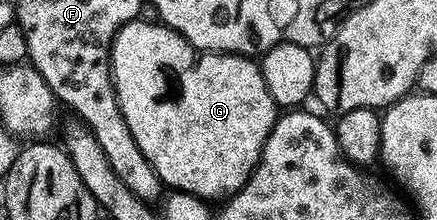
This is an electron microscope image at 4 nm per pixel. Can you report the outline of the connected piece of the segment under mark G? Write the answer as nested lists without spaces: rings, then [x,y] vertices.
[[[158,21],[143,22],[126,23],[115,34],[115,40],[111,43],[111,58],[109,60],[111,82],[115,85],[115,96],[119,102],[121,113],[125,117],[125,125],[129,125],[129,133],[133,133],[133,141],[137,141],[141,153],[145,153],[149,165],[153,165],[153,169],[159,175],[159,180],[168,188],[196,195],[204,201],[219,198],[222,200],[224,197],[234,195],[236,191],[240,191],[245,186],[248,177],[255,172],[265,141],[277,118],[277,108],[265,85],[262,66],[254,58],[246,55],[222,55],[220,51],[199,51],[189,41],[185,41],[185,37],[178,35],[172,27],[164,27]]]

